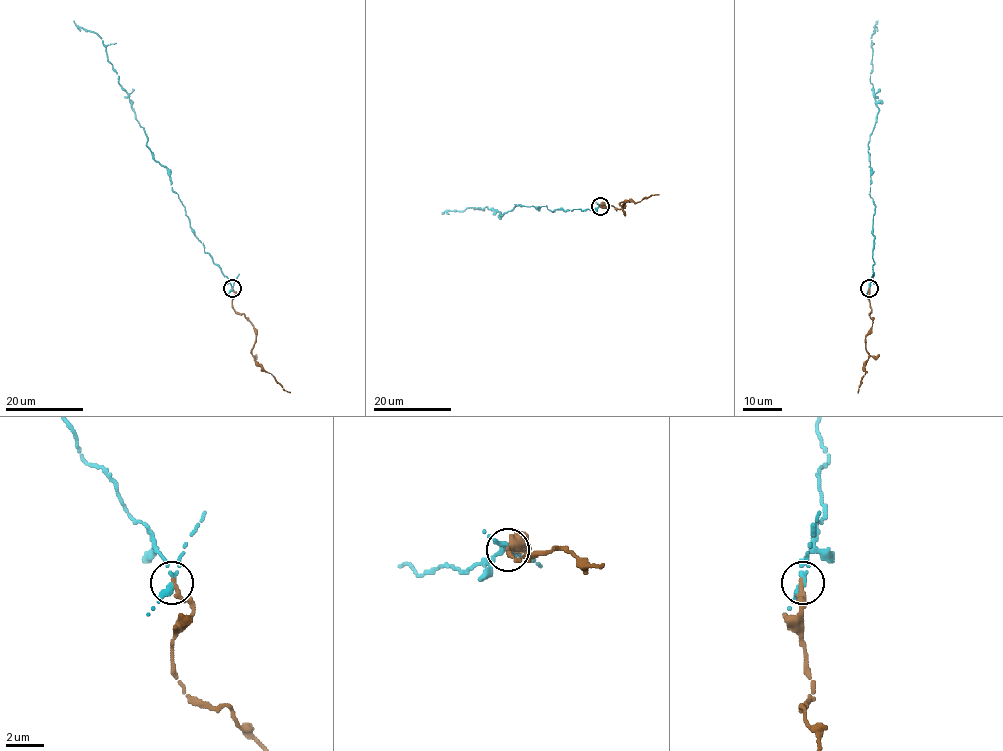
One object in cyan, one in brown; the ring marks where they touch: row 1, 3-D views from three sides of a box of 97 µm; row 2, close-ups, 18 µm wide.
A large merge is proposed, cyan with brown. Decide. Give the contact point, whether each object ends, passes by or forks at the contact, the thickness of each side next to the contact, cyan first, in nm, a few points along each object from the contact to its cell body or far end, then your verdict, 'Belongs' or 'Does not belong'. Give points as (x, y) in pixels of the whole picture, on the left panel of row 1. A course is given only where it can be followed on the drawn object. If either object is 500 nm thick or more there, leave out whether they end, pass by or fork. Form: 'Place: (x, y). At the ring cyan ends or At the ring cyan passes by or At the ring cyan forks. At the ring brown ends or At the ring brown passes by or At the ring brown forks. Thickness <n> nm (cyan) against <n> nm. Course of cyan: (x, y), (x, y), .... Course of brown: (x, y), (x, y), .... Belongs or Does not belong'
Place: (232, 288). At the ring cyan passes by. At the ring brown ends. Thickness 280 nm (cyan) against 320 nm. Course of cyan: (232, 289), (193, 234), (172, 190), (169, 170), (147, 146), (148, 137), (102, 38), (73, 21). Course of brown: (232, 288), (236, 294), (232, 307), (243, 314), (255, 330), (252, 356), (282, 388), (290, 392). Belongs

